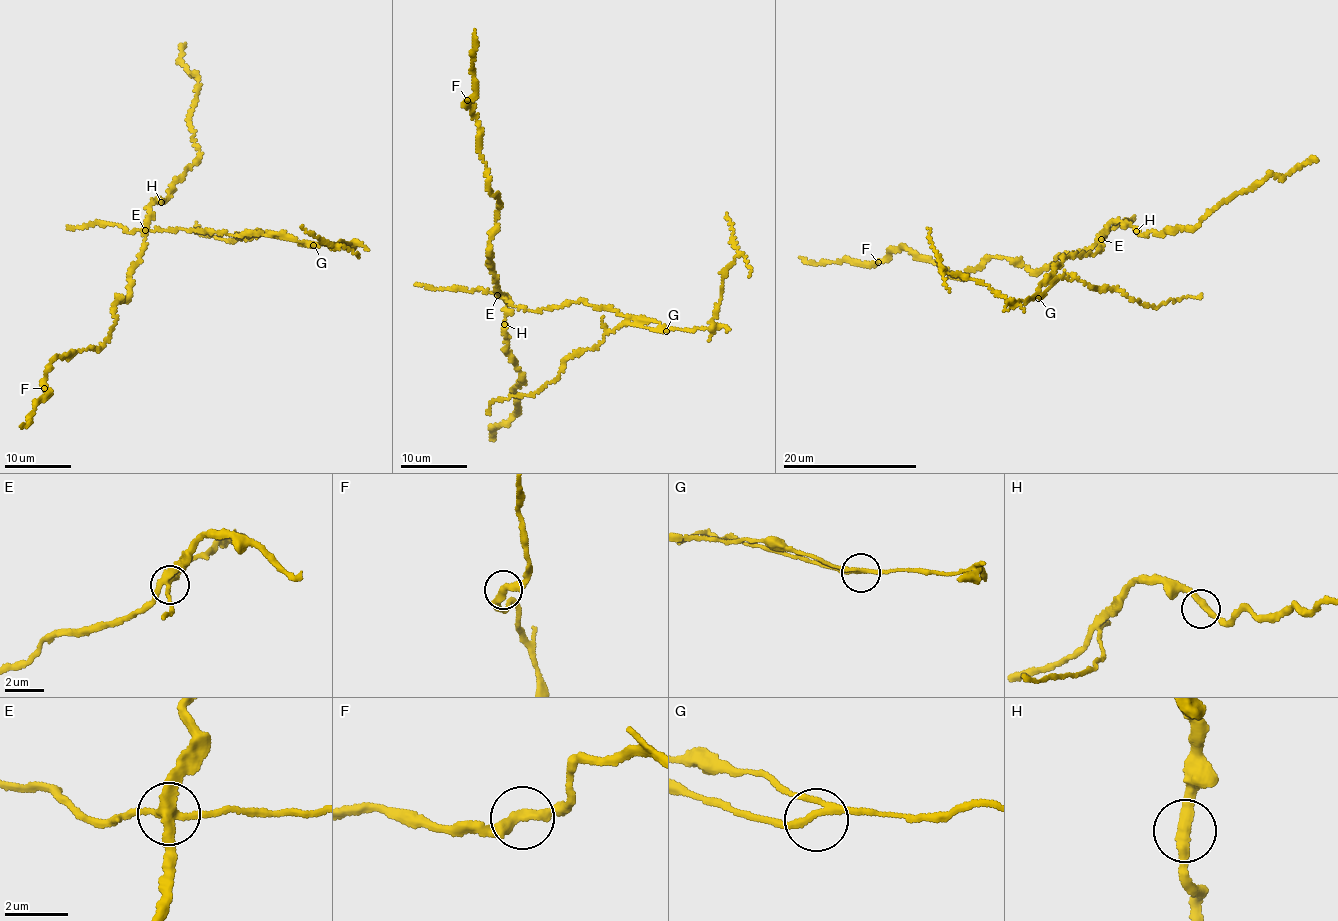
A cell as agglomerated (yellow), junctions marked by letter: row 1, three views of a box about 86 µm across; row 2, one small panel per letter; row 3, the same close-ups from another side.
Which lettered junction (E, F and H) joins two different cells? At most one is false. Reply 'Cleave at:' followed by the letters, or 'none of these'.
Cleave at: E

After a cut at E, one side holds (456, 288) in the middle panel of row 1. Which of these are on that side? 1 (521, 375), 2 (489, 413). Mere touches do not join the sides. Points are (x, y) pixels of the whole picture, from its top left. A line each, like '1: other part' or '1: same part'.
1: other part
2: same part

